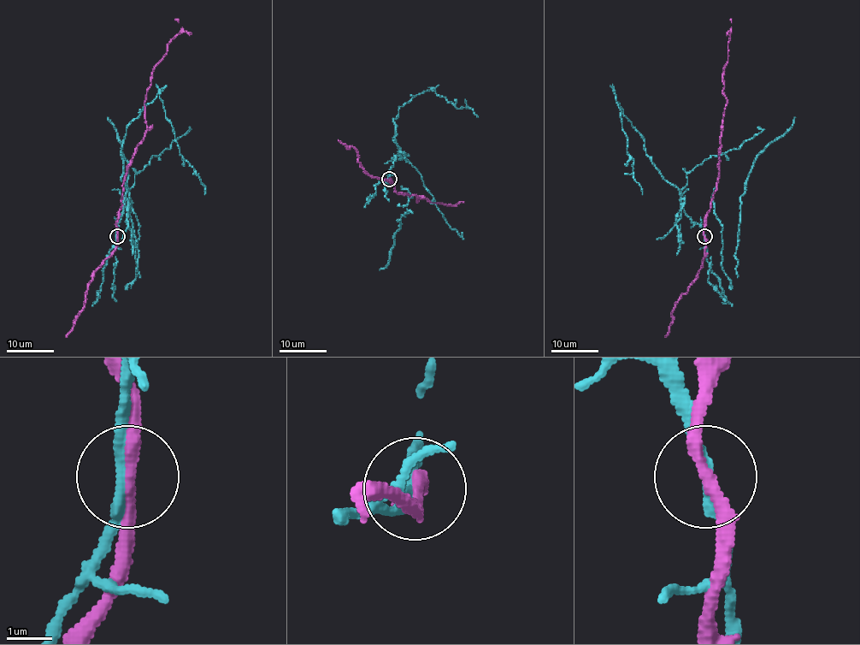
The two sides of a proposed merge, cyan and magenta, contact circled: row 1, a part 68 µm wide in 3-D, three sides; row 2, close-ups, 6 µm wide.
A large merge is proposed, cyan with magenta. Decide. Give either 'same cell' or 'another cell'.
another cell

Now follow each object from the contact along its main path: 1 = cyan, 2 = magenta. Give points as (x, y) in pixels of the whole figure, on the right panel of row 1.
1: (703, 236), (685, 212), (681, 192), (645, 153), (644, 138), (615, 93), (642, 194)
2: (703, 236), (706, 212), (715, 188), (719, 167), (727, 101), (723, 68), (727, 60), (730, 19)

